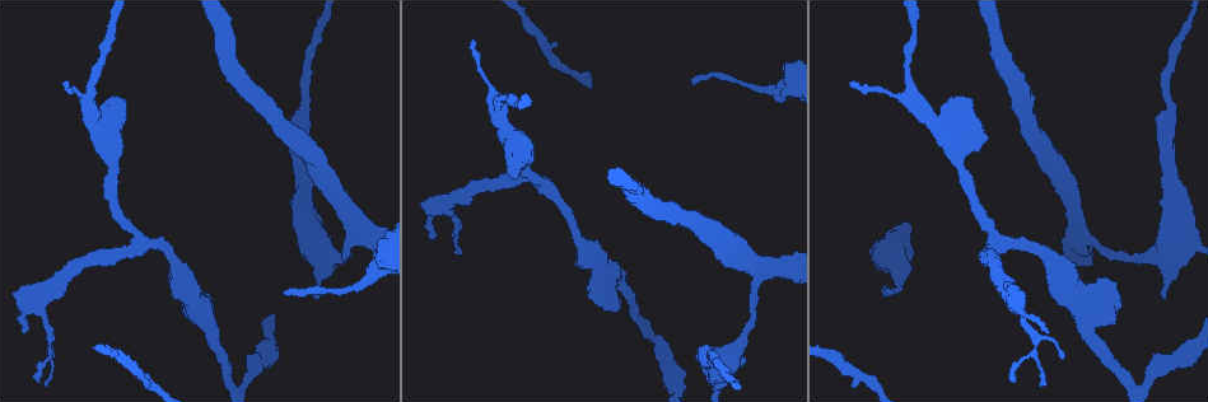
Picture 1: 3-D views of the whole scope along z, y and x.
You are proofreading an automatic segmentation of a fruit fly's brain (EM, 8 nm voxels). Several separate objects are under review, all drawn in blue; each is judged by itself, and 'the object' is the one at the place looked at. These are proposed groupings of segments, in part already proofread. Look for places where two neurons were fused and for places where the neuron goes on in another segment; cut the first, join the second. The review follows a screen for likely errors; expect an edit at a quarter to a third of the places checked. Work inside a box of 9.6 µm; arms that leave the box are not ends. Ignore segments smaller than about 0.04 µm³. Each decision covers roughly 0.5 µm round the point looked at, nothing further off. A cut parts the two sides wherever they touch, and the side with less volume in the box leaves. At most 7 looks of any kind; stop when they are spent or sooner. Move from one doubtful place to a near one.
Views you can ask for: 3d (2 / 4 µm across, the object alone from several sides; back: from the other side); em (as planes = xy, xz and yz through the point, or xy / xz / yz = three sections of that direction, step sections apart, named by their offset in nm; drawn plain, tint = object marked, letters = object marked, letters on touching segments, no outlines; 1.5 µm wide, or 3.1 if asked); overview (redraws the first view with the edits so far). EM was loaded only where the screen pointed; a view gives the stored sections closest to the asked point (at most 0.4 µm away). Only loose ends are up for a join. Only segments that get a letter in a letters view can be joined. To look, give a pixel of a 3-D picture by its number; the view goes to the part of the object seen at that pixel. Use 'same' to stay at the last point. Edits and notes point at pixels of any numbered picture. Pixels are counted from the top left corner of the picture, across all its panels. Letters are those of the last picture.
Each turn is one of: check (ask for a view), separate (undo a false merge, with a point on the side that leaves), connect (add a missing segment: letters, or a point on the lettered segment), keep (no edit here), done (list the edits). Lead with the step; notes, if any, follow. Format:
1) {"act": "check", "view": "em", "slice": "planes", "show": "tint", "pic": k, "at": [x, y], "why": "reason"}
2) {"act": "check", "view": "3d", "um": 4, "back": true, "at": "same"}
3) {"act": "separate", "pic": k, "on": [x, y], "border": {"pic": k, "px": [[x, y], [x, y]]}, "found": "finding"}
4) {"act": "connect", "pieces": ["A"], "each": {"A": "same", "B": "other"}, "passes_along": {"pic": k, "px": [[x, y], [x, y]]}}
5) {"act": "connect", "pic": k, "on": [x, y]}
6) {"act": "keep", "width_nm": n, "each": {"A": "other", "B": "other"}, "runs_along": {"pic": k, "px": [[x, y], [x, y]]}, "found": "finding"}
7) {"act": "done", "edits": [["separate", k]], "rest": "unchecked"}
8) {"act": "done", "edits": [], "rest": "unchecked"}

{"act": "check", "view": "3d", "um": 2, "pic": 1, "at": [691, 82], "why": "long arm stops here"}

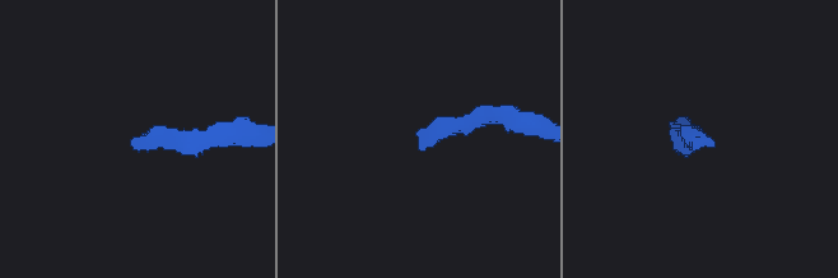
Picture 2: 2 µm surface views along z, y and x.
{"act": "check", "view": "em", "slice": "xy", "step": 8, "show": "letters", "pic": 2, "at": [132, 141]}

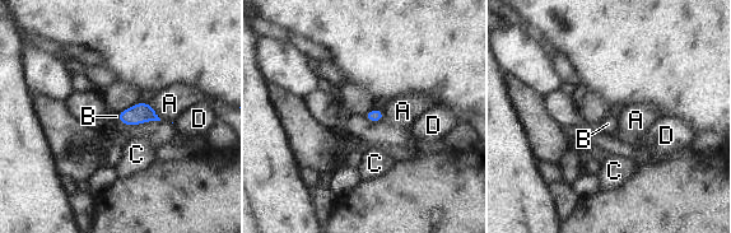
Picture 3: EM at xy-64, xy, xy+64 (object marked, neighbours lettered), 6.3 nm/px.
{"act": "check", "view": "em", "slice": "planes", "show": "letters", "at": "same"}

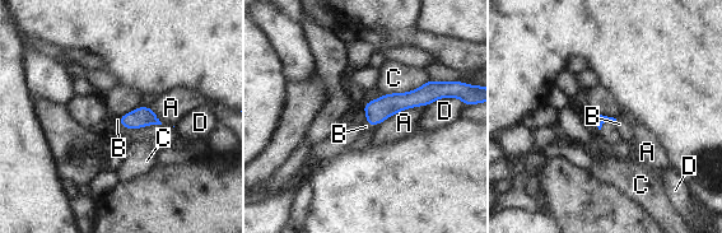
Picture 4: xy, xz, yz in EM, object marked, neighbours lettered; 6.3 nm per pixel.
{"act": "connect", "pieces": ["B"], "longest_contact_nm": ["A", 320], "each": {"A": "other", "B": "same", "C": "other", "D": "other"}, "passes_along": {"pic": 4, "px": [[600, 120], [615, 121], [625, 130]]}, "found": "it goes on there"}

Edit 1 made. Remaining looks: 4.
{"act": "check", "view": "overview"}

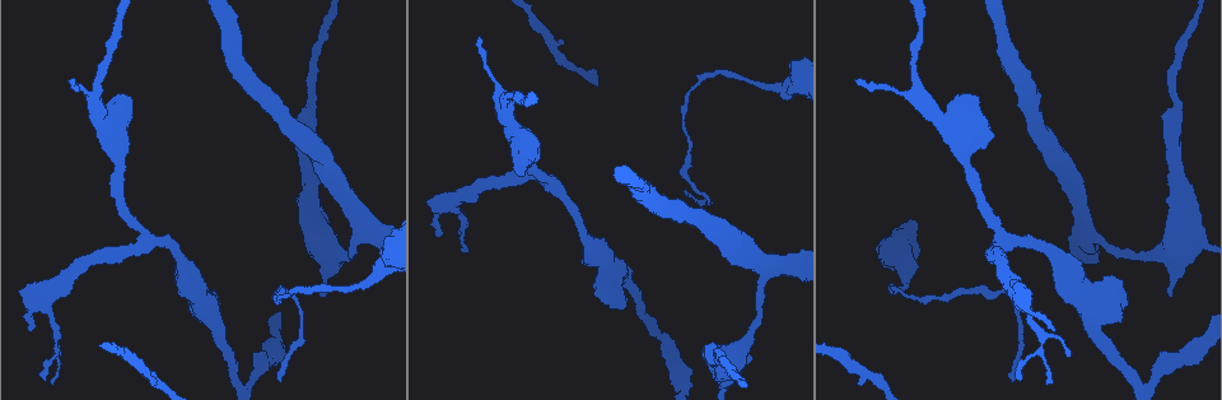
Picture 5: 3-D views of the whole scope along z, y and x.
{"act": "check", "view": "3d", "um": 4, "pic": 5, "at": [1115, 278], "why": "an open end"}

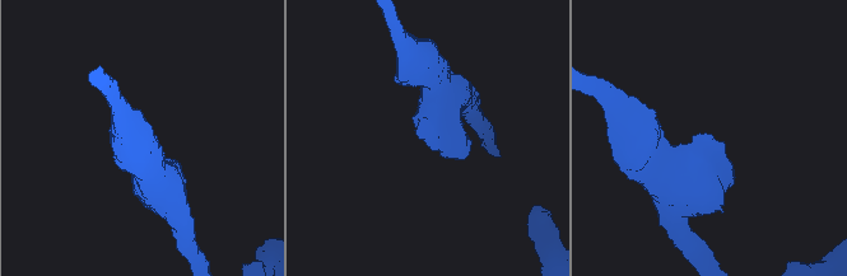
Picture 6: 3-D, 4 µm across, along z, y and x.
{"act": "check", "view": "em", "slice": "xz", "step": 8, "show": "tint", "pic": 6, "at": [419, 135], "why": "shape alone is not enough"}

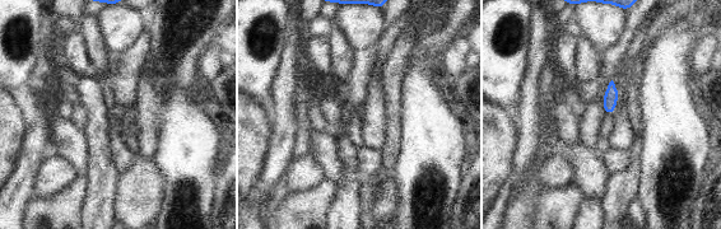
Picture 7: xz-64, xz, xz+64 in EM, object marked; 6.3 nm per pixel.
{"act": "check", "view": "em", "slice": "planes", "show": "letters", "at": "same", "why": "cut it another way"}

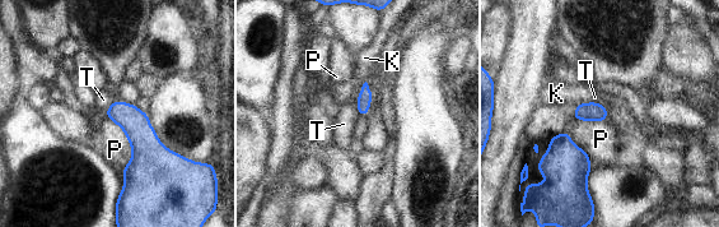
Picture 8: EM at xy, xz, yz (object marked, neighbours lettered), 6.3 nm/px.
{"act": "keep", "longest_contact_nm": ["P", 380], "each": {"K": "other", "P": "other", "T": "other"}, "found": "no lettered segment goes on from it"}

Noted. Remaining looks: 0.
{"act": "done", "edits": [["connect", 4]], "rest": "unchecked"}

